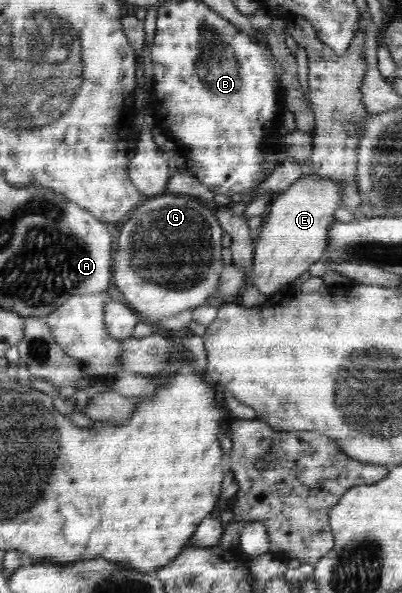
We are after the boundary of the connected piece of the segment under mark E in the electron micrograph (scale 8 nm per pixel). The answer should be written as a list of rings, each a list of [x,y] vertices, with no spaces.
[[[310,173],[301,176],[287,191],[271,202],[271,209],[260,227],[261,233],[254,241],[254,259],[252,273],[249,274],[248,283],[255,285],[260,293],[271,296],[281,289],[291,285],[294,279],[309,270],[311,265],[326,259],[327,241],[330,240],[332,226],[336,223],[335,213],[341,208],[342,189],[339,182],[323,179],[317,174]]]

